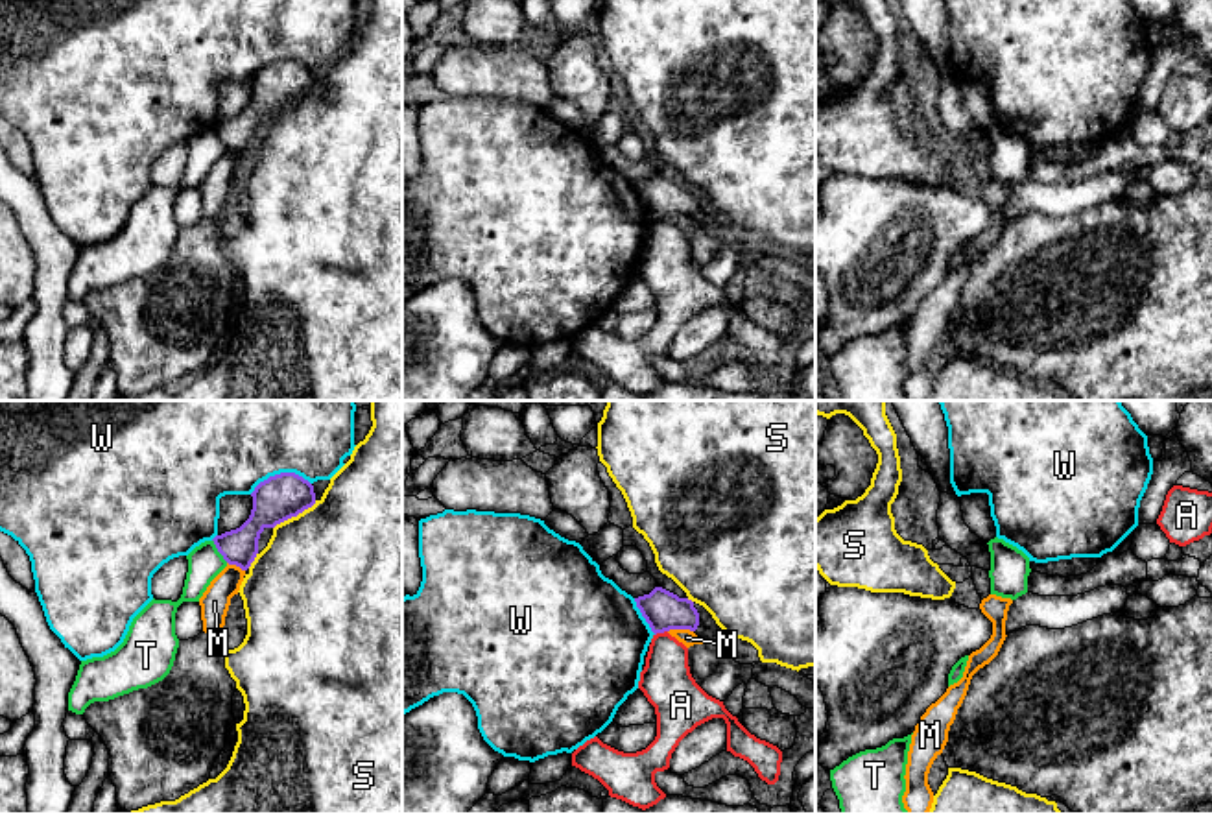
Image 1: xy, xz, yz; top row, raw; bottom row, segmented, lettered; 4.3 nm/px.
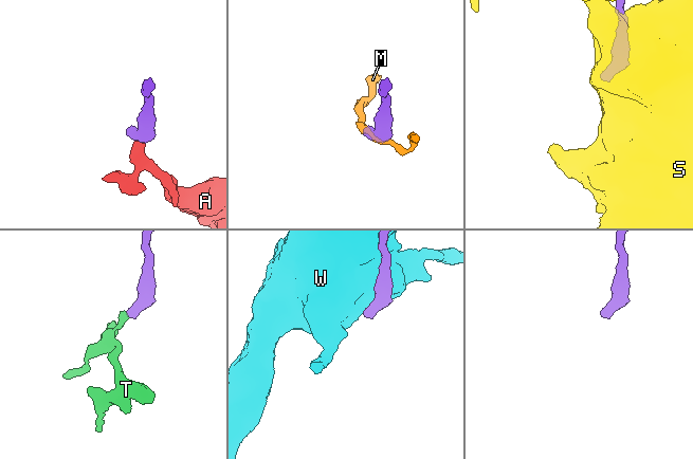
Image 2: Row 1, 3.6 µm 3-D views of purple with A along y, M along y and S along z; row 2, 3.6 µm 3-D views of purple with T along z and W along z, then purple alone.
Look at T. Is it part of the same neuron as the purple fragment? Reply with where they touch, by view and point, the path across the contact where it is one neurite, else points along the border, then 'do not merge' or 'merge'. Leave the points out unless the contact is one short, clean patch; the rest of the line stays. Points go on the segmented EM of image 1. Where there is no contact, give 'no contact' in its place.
meets purple in xy at (218, 550); border along xy (213, 539), (227, 562); do not merge

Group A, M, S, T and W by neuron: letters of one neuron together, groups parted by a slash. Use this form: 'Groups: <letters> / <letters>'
Groups: A / M / S / T / W

